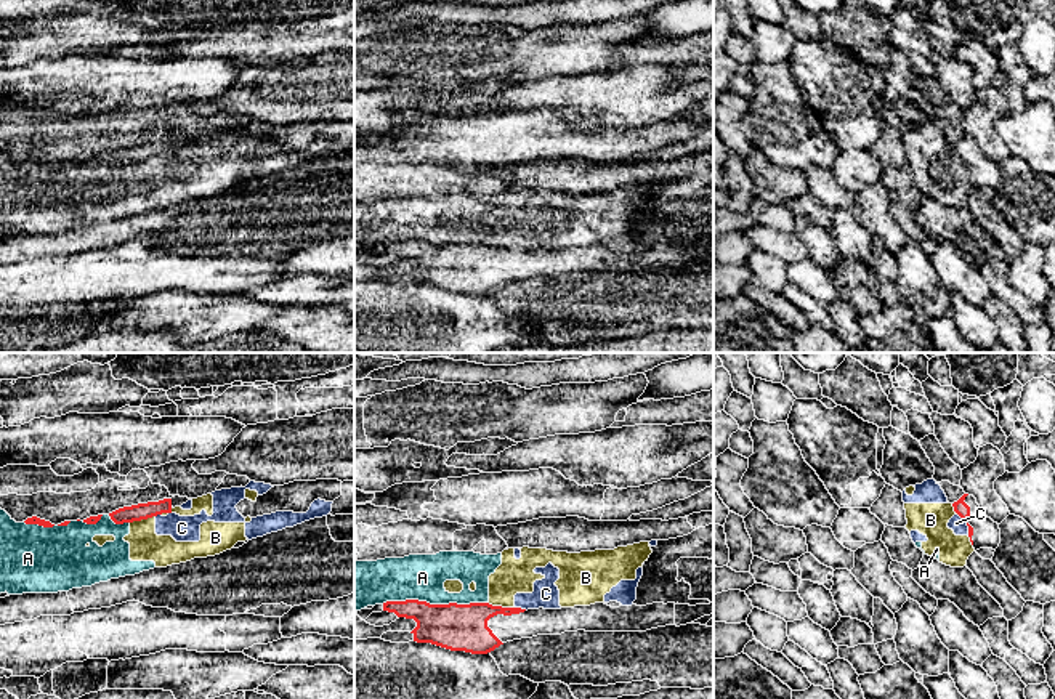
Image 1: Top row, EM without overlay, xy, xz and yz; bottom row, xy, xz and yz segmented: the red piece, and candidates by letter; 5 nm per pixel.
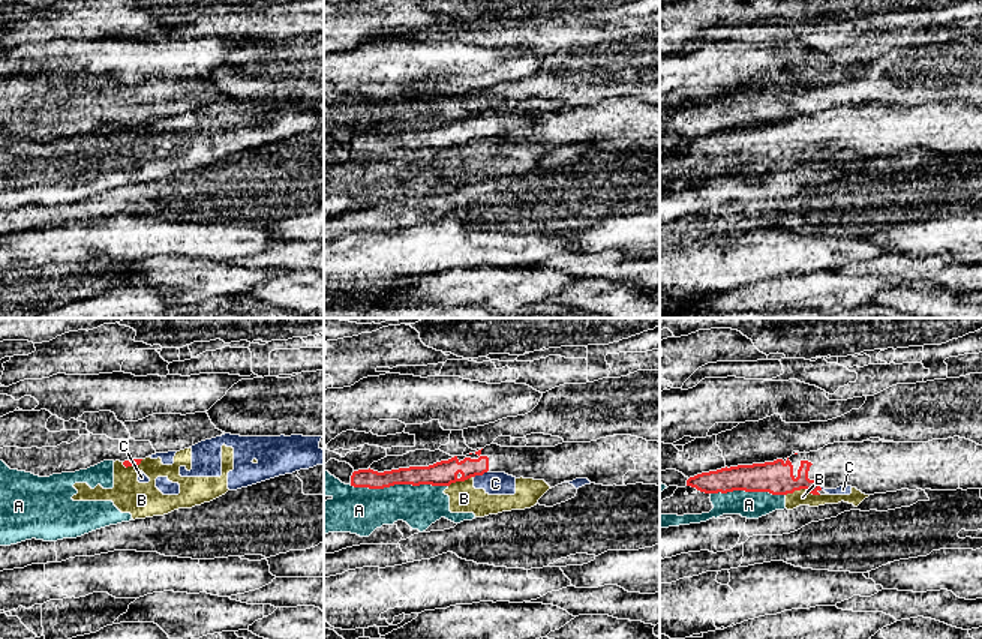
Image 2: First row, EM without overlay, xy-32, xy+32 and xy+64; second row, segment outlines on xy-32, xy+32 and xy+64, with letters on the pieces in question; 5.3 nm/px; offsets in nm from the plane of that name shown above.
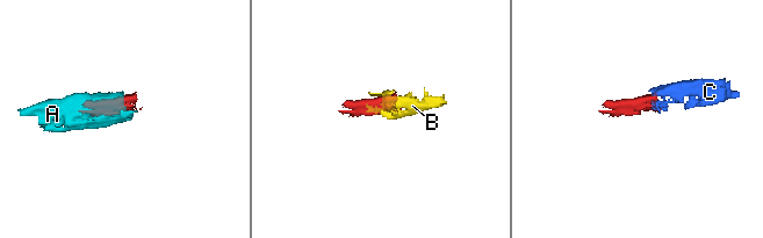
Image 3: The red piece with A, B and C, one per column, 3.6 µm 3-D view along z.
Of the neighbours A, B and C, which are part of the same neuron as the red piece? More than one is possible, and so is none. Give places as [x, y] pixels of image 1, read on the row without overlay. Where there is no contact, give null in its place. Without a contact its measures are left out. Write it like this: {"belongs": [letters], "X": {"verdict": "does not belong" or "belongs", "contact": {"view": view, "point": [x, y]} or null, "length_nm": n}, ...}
{"belongs": [], "A": {"verdict": "does not belong", "contact": {"view": "xz", "point": [435, 246]}, "length_nm": 550}, "B": {"verdict": "does not belong", "contact": {"view": "xz", "point": [501, 247]}, "length_nm": 140}, "C": {"verdict": "does not belong", "contact": {"view": "yz", "point": [967, 165]}, "length_nm": 130}}

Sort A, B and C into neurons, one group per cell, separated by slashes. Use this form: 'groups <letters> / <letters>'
groups A B C

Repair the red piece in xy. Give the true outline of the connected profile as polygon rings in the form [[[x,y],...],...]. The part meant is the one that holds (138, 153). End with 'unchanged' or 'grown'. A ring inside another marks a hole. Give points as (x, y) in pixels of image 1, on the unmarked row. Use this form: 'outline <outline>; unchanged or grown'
outline [[[175,136],[172,139],[164,139],[159,143],[148,143],[148,144],[123,147],[109,154],[109,157],[115,165],[141,162],[141,160],[148,160],[162,154],[172,154],[175,147],[181,147],[188,141],[191,139]]]; grown

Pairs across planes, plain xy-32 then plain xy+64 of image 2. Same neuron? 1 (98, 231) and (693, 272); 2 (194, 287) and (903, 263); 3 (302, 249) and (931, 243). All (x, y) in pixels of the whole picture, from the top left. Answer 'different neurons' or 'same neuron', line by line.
1: same neuron
2: different neurons
3: different neurons

